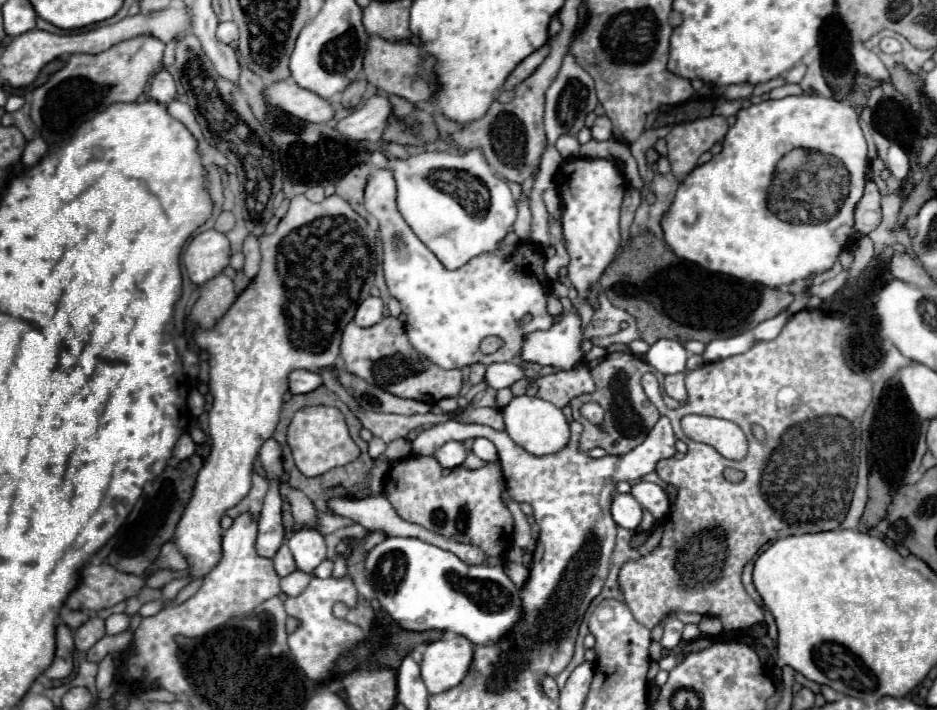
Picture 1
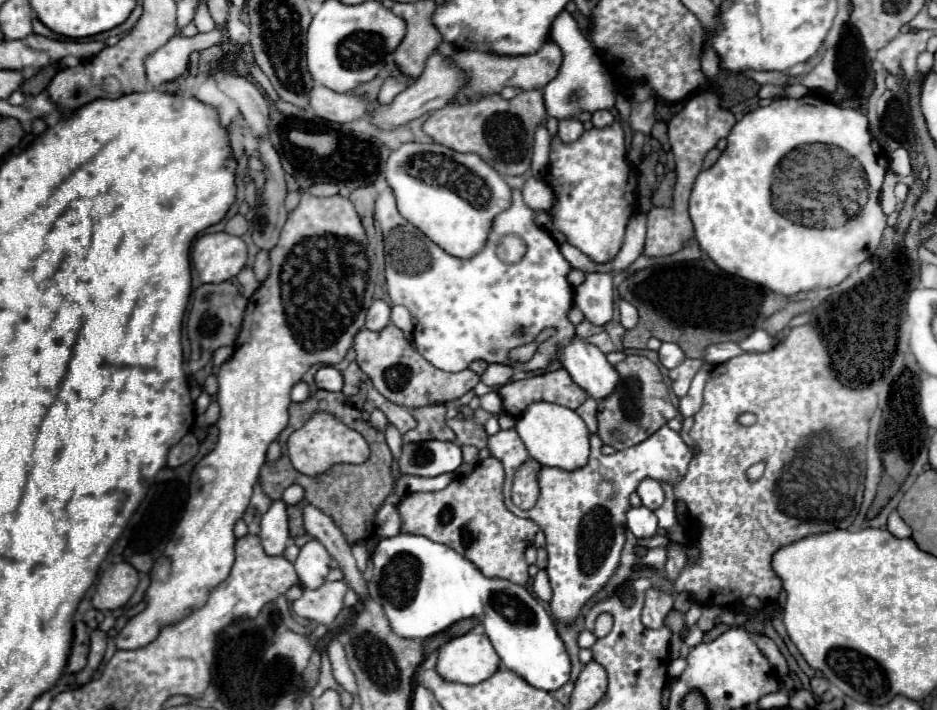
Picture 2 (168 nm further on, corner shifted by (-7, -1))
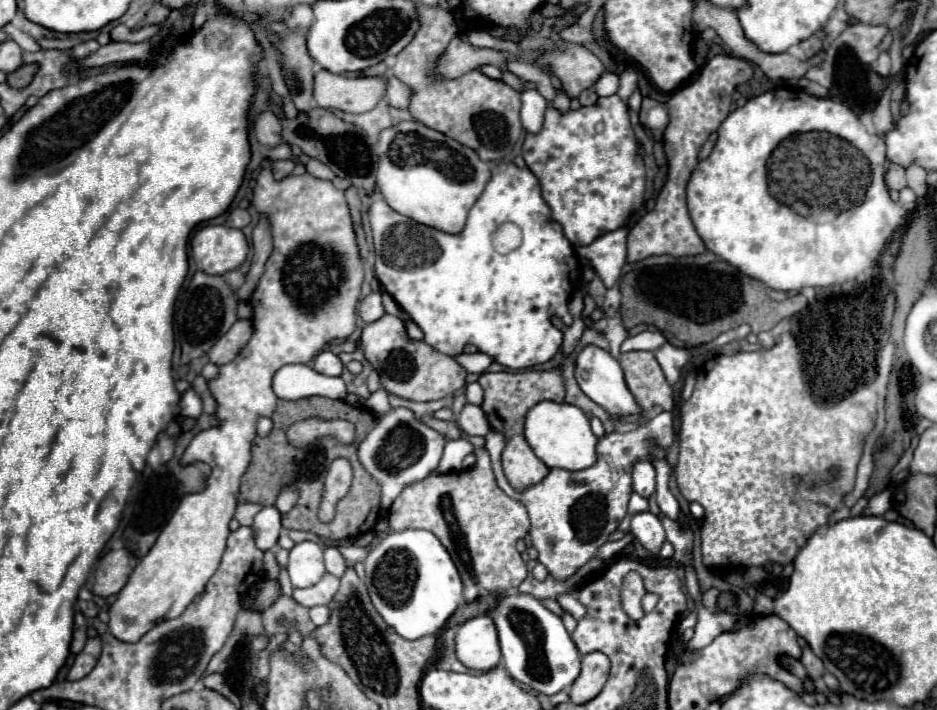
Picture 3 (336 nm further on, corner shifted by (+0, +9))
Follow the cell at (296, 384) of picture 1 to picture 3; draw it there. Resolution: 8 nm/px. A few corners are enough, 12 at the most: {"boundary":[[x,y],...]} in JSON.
{"boundary":[[324,351],[314,359],[312,369],[322,375],[340,375],[338,355]]}

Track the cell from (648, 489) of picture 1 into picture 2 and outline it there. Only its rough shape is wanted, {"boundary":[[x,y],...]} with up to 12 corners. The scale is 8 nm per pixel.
{"boundary":[[643,479],[637,493],[651,511],[663,505],[663,489],[655,479]]}

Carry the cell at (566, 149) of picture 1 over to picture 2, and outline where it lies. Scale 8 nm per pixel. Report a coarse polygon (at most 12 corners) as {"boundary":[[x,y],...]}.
{"boundary":[[563,119],[559,137],[565,143],[577,141],[583,133],[579,119]]}

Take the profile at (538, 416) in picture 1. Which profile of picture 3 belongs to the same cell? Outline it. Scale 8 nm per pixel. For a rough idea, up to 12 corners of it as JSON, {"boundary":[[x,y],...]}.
{"boundary":[[536,403],[524,437],[548,467],[596,461],[588,417],[570,403]]}

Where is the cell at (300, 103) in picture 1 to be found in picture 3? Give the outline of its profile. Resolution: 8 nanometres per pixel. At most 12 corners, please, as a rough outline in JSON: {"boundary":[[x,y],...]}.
{"boundary":[[314,75],[322,109],[366,113],[384,97],[382,77]]}

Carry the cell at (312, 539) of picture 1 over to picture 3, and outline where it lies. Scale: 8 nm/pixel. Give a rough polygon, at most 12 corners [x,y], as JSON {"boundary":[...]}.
{"boundary":[[314,541],[290,549],[288,575],[292,587],[320,581],[324,549]]}

